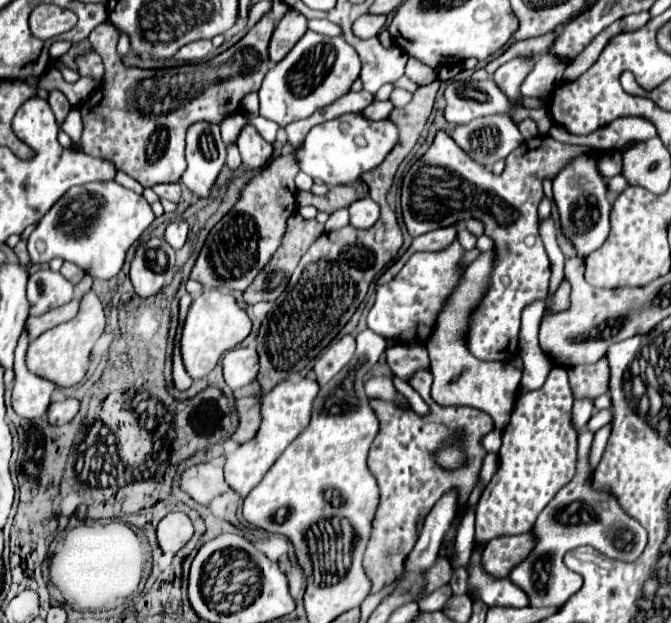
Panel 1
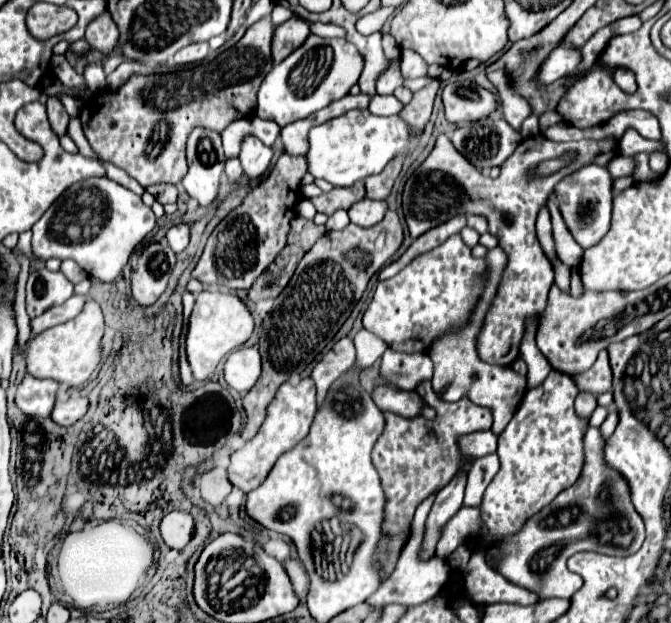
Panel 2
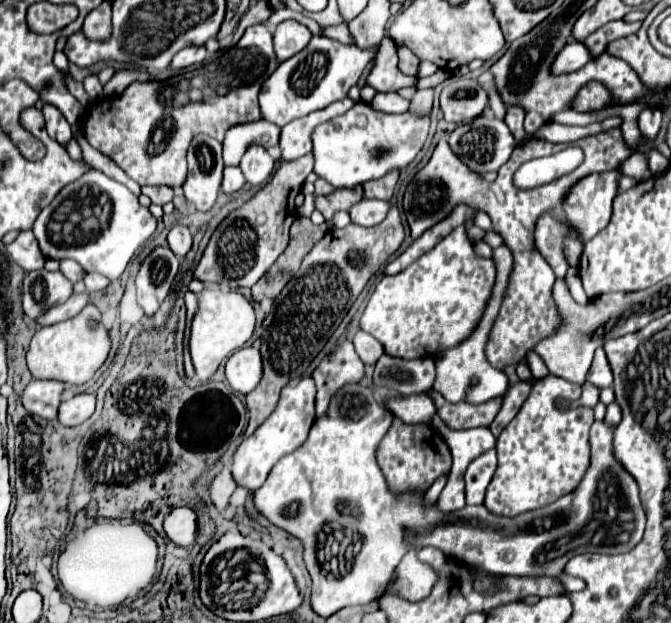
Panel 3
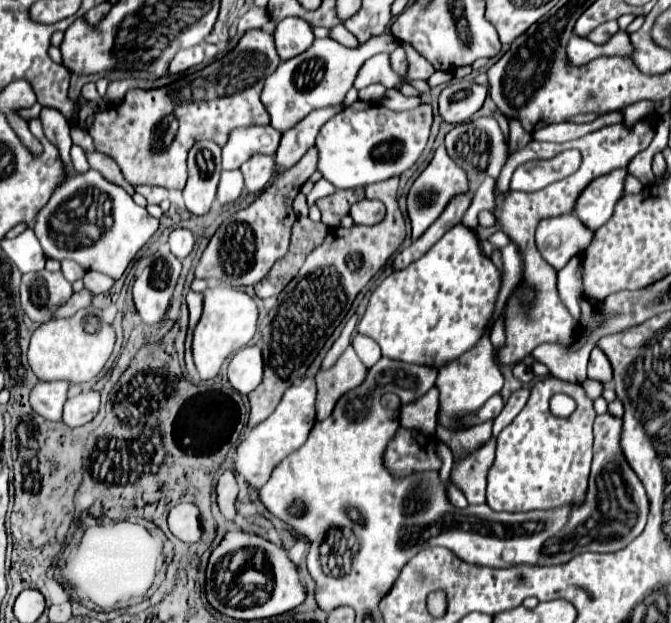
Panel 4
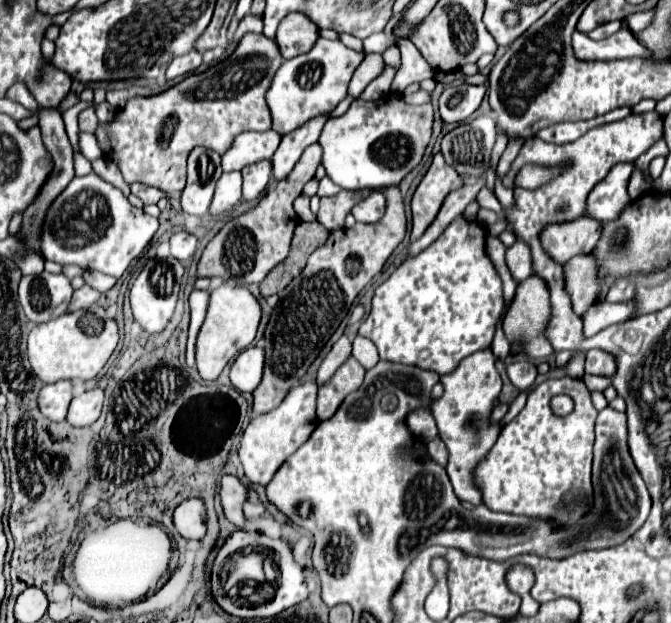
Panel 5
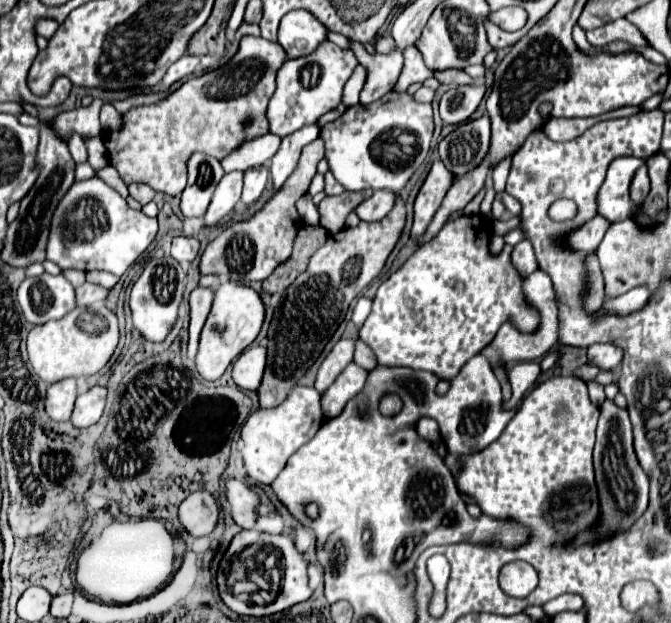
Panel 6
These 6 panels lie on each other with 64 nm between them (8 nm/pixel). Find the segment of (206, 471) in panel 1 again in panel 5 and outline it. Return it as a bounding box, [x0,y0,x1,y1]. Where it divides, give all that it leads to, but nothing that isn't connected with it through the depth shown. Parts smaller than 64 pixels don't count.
[220,476,248,528]

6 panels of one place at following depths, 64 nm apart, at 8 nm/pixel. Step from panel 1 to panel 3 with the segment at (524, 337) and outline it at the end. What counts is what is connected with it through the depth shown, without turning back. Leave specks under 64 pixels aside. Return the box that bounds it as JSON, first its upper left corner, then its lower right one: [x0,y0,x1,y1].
[528,352,548,378]

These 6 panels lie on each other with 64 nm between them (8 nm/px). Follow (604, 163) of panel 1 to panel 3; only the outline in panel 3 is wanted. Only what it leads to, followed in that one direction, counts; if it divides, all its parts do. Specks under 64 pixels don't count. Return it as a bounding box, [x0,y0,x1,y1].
[620,152,652,182]

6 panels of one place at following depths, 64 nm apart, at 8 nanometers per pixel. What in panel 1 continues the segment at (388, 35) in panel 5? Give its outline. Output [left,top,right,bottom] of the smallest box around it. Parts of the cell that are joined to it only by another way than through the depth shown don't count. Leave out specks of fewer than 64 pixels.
[258,30,360,128]

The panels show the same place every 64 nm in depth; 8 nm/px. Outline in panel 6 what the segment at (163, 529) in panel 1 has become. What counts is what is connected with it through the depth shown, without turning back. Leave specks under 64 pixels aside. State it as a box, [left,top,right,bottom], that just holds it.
[178,490,220,536]

